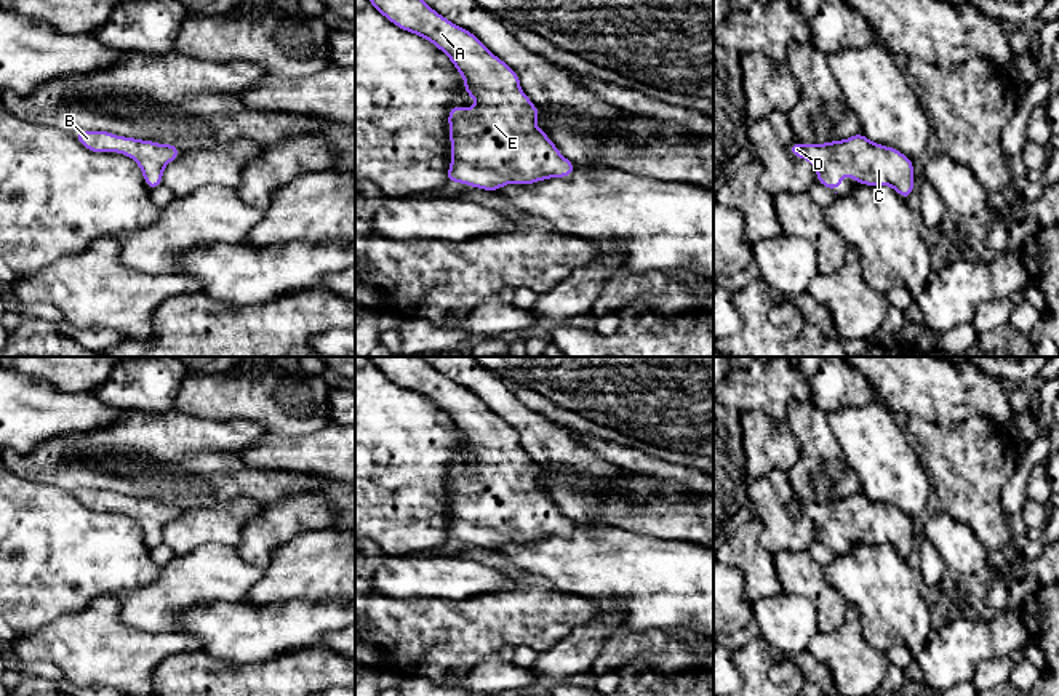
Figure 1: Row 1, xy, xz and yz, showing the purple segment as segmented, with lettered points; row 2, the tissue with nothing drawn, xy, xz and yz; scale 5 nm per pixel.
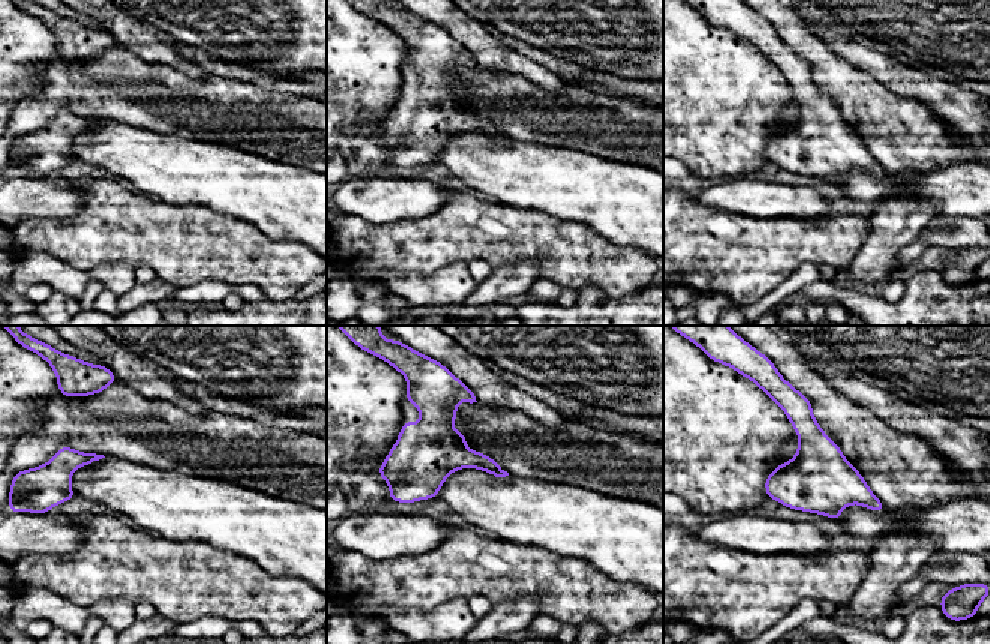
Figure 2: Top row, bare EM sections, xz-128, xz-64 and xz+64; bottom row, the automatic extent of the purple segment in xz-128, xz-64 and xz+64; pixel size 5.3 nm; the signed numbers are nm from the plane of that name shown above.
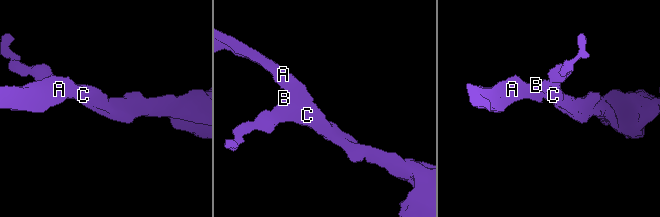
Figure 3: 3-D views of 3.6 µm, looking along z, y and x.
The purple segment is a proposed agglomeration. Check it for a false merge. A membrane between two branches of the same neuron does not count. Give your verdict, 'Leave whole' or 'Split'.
Leave whole

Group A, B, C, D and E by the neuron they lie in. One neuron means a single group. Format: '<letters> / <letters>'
A B C D E

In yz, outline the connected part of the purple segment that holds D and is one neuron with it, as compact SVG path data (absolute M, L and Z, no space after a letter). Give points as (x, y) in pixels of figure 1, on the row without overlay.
M861 490L822 504L798 499L789 510L808 518L816 526L817 541L830 549L843 544L843 530L864 544L889 544L904 558L909 558L915 544L912 517L894 506L870 501Z

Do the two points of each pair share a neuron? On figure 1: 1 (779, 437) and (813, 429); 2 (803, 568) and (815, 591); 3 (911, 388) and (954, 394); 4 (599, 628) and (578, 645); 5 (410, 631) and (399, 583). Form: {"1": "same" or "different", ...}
{"1": "different", "2": "same", "3": "same", "4": "same", "5": "different"}

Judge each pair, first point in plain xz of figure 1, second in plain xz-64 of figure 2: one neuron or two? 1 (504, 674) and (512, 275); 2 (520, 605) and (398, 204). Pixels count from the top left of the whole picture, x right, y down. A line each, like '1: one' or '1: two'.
1: two
2: two

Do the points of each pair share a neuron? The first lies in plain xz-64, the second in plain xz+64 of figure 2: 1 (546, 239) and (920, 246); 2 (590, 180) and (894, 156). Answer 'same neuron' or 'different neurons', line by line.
1: different neurons
2: different neurons

